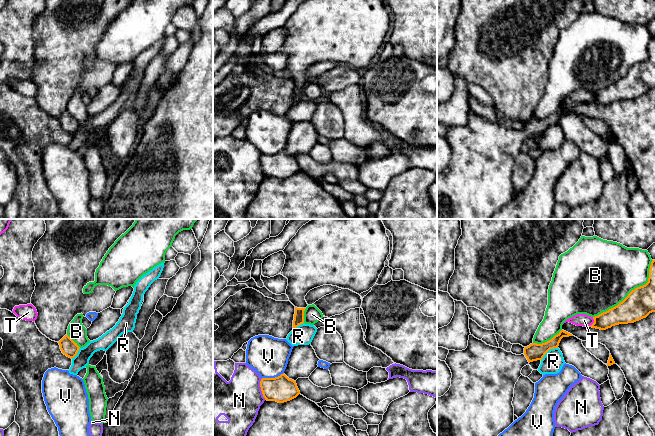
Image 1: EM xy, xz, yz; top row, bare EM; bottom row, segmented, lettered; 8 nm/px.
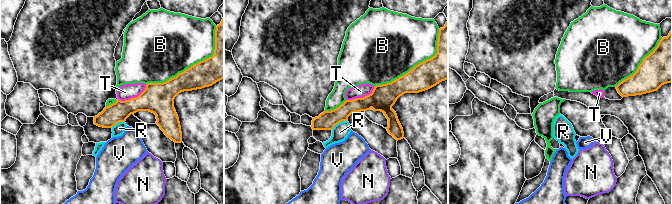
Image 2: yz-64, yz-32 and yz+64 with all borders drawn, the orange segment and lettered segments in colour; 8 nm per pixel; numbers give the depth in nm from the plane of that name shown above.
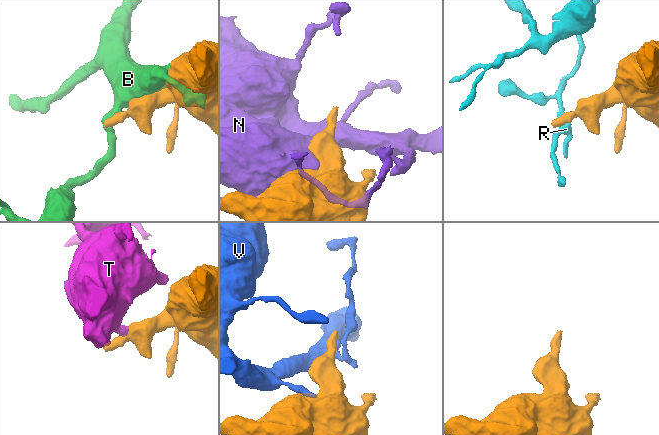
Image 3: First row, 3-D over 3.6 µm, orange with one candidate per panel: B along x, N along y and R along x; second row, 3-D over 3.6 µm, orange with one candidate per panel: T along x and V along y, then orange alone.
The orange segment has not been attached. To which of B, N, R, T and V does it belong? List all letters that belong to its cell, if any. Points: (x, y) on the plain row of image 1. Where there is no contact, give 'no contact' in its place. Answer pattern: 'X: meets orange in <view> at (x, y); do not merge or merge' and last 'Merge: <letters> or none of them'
B: meets orange in yz at (630, 68); do not merge
N: meets orange in xz at (261, 165); do not merge
R: meets orange in yz at (548, 126); do not merge
T: meets orange in yz at (594, 98); do not merge
V: meets orange in xz at (272, 154); do not merge
Merge: none of them

